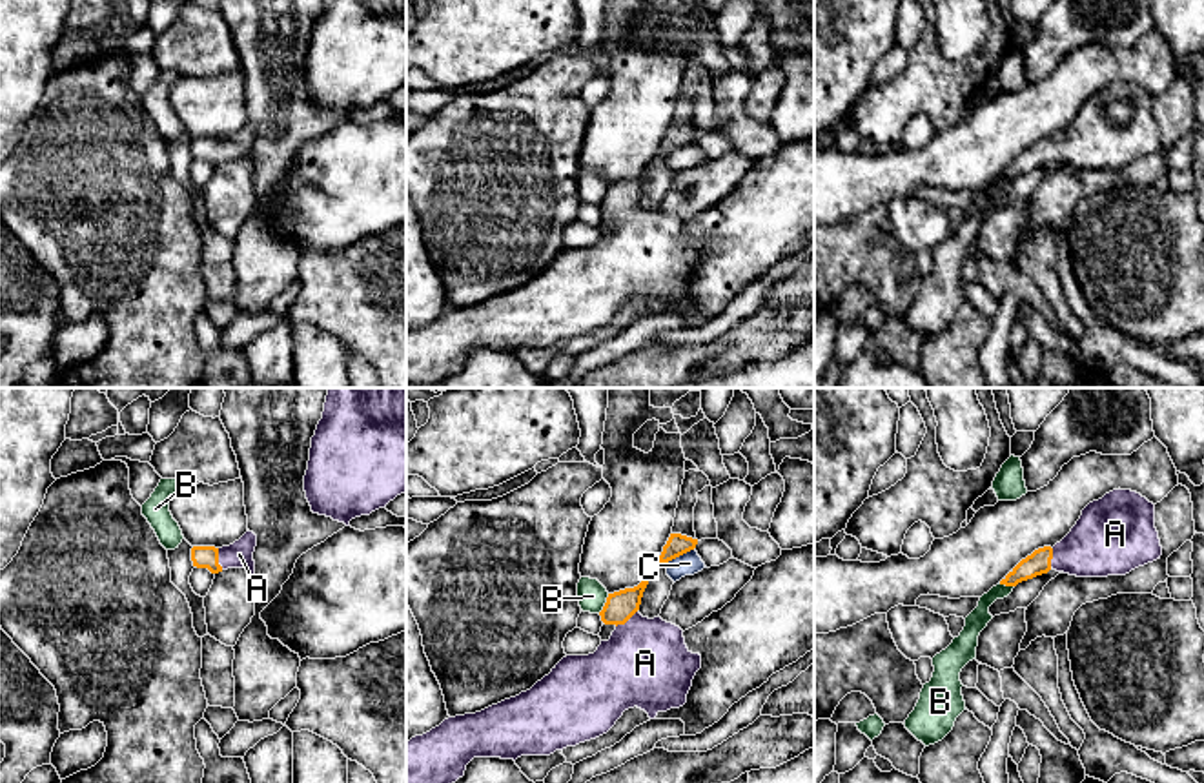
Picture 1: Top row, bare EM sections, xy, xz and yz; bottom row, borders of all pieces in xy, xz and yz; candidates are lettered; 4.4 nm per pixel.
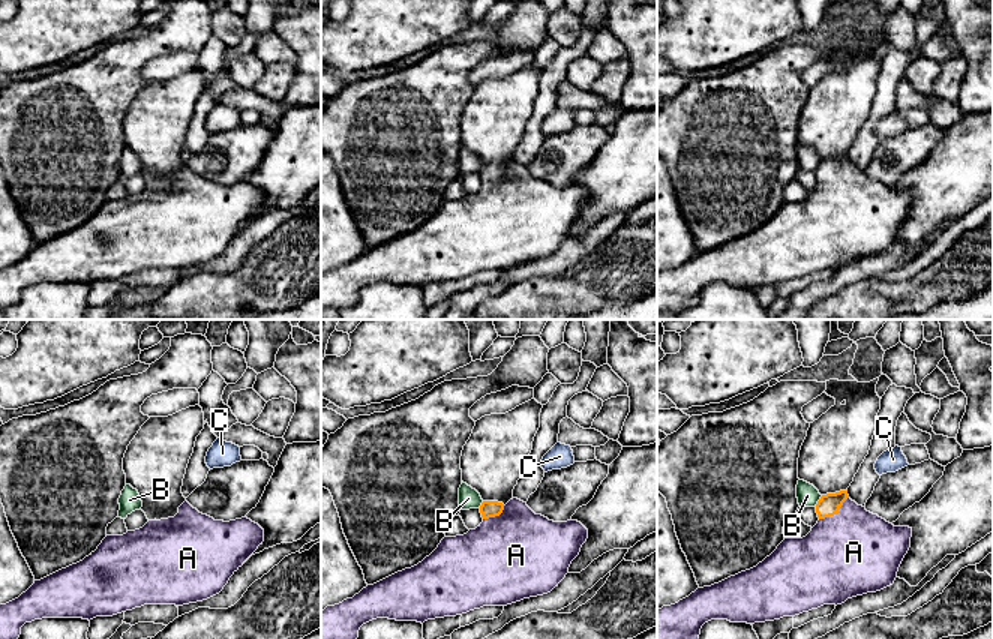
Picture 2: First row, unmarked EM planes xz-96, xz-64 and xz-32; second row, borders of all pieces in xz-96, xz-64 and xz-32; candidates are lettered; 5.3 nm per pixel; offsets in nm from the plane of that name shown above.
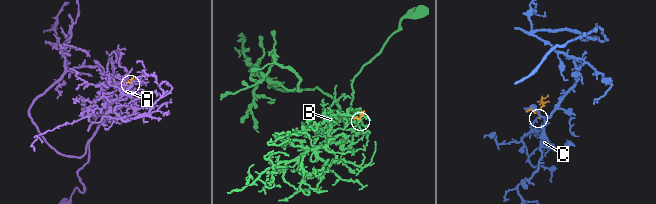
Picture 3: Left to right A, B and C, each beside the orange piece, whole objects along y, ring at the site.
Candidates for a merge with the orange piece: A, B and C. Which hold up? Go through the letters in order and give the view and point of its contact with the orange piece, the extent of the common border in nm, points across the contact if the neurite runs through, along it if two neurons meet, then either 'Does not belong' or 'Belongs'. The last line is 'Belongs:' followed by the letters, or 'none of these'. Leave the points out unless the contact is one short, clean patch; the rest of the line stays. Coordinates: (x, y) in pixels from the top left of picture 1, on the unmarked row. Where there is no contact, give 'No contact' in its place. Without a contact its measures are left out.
A: Touches orange at xy (217, 152). Shared border 100 nm. Path across: xy (203, 148), (217, 152), (239, 146). Belongs
B: Touches orange at xz (605, 195). Shared border 100 nm. Boundary: xz (609, 186), (598, 204). Does not belong
C: Touches orange at xz (680, 146). Shared border 160 nm. Does not belong
Belongs: A

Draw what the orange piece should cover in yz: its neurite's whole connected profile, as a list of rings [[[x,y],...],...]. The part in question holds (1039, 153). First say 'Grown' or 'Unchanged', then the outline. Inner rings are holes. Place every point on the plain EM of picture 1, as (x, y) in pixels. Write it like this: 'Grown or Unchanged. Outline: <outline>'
Grown. Outline: [[[1118,80],[1089,95],[1060,135],[1035,142],[1000,177],[1016,178],[1051,160],[1076,169],[1126,168],[1160,147],[1155,97]]]

